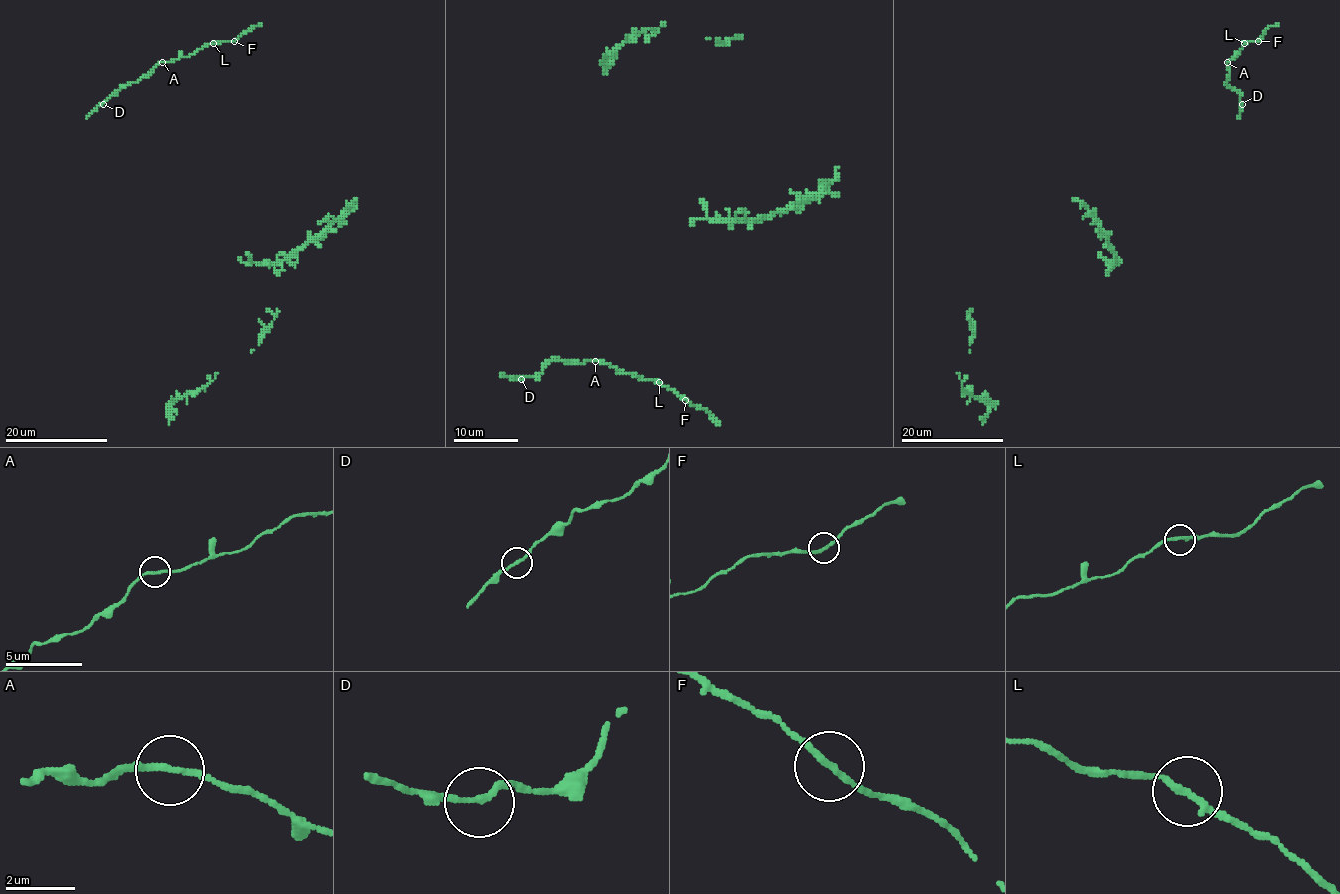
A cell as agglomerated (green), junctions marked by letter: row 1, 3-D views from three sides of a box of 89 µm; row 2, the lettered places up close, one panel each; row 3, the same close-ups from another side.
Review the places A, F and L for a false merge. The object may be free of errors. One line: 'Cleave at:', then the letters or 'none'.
Cleave at: A

